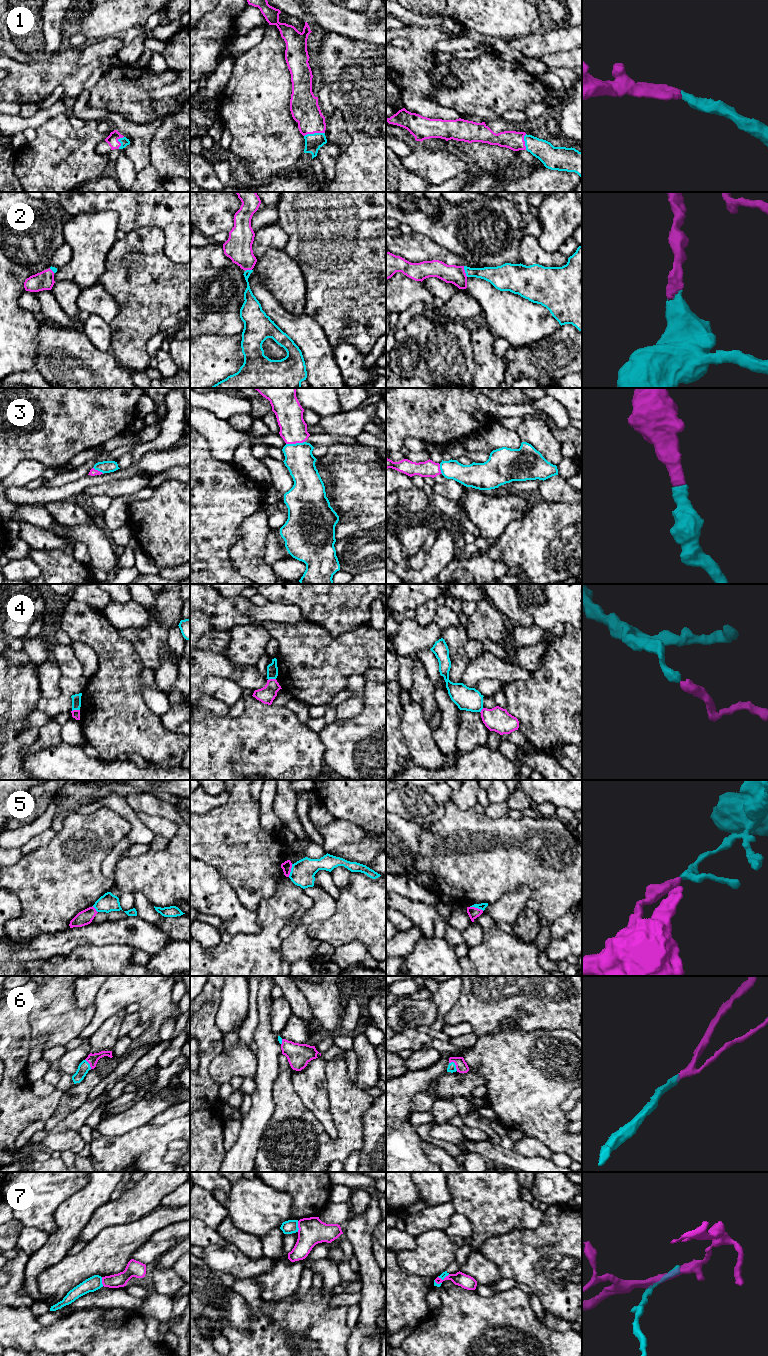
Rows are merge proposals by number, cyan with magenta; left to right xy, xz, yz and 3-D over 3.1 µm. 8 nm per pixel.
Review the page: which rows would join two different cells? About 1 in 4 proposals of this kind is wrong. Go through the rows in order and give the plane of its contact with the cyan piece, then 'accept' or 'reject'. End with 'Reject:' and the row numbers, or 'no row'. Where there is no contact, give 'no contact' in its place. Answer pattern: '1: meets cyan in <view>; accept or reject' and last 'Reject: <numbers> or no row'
1: meets cyan in xz; accept
2: meets cyan in yz; accept
3: meets cyan in xz; accept
4: meets cyan in xy; reject
5: meets cyan in yz; reject
6: meets cyan in yz; accept
7: meets cyan in xz; reject
Reject: 4, 5, 7

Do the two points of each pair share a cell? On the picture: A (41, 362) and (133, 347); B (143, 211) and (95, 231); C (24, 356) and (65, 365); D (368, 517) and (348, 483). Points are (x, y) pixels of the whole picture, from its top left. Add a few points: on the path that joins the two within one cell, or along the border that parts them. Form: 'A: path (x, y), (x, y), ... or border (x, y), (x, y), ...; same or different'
A: border (110, 350), (126, 368); different
B: border (97, 211), (114, 210), (118, 214), (119, 228); different
C: border (38, 353), (33, 367); different
D: path (364, 509), (363, 498), (356, 491); same

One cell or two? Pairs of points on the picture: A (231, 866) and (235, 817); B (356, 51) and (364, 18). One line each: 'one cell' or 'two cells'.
A: one cell
B: two cells

